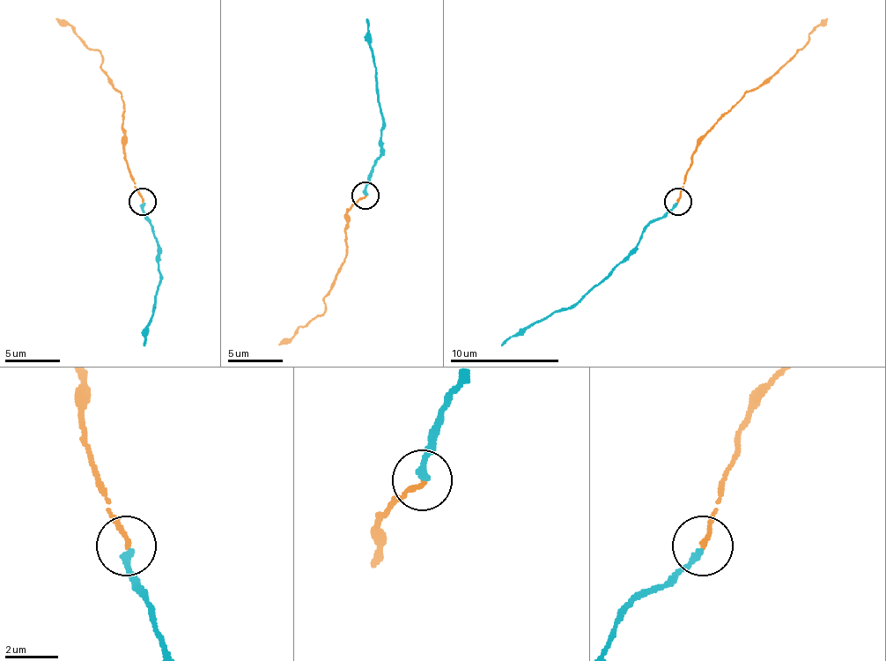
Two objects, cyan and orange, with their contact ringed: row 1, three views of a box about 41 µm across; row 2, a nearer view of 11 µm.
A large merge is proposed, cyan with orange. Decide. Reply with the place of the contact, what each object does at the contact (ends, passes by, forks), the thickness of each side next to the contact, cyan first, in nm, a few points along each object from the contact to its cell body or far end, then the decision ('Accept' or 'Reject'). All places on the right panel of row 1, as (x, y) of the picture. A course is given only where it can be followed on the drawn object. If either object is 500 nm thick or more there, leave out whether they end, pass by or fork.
Place: (677, 201). At the ring cyan ends. At the ring orange ends. Thickness 220 nm (cyan) against 180 nm. Course of cyan: (678, 204), (648, 225), (640, 241), (574, 304), (550, 313), (501, 345). Course of orange: (678, 200), (695, 145), (741, 100), (782, 67), (829, 18). Accept

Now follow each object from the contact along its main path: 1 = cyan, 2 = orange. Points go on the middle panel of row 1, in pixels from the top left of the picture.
1: (365, 196), (373, 166), (379, 158), (382, 114), (376, 92), (376, 67), (365, 18)
2: (365, 196), (346, 212), (346, 258), (324, 300), (324, 310), (278, 346)

